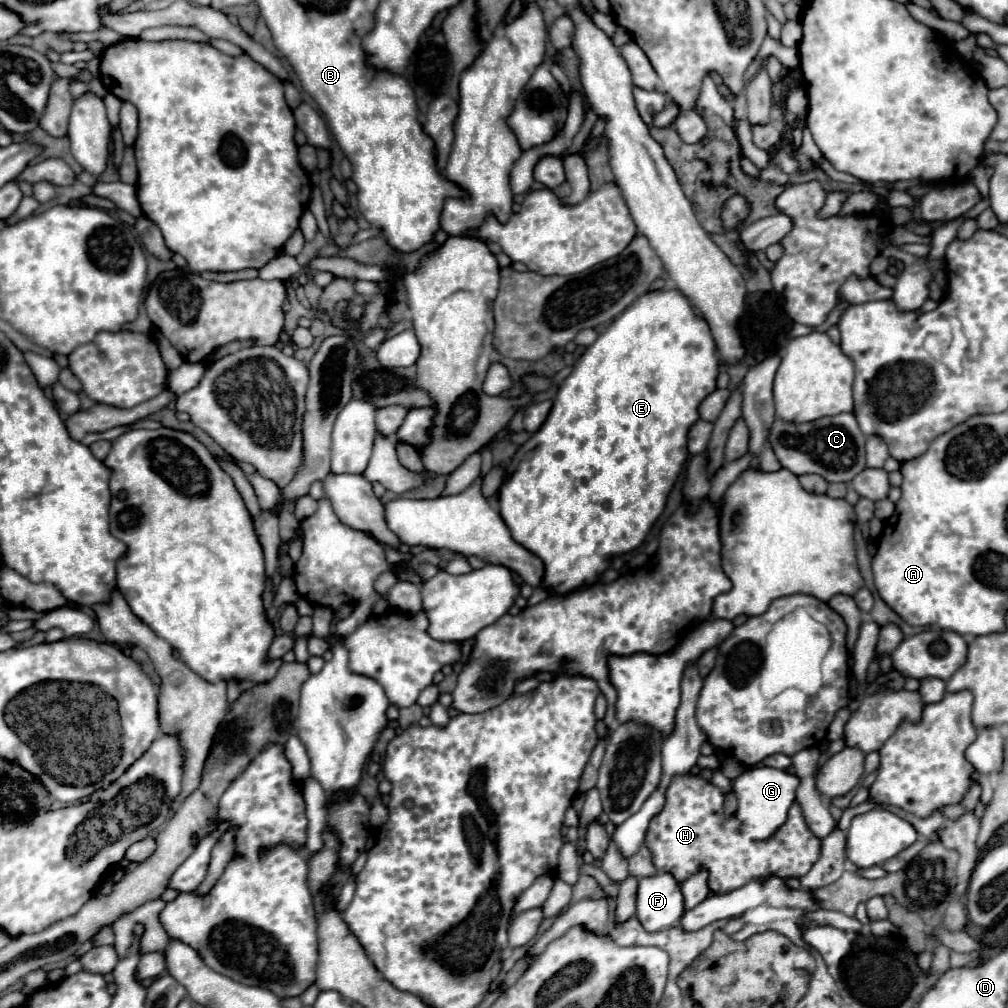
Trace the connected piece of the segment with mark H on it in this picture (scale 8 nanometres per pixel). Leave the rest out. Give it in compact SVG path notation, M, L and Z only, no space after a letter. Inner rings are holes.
M699 774L675 776L665 792L663 810L649 822L645 846L651 850L651 860L657 872L669 872L677 882L705 870L709 874L709 890L733 892L749 880L761 876L781 876L781 880L801 878L821 856L821 840L809 830L799 802L789 808L789 820L769 840L749 840L741 832L741 822L735 814L725 816L725 794L713 782Z

